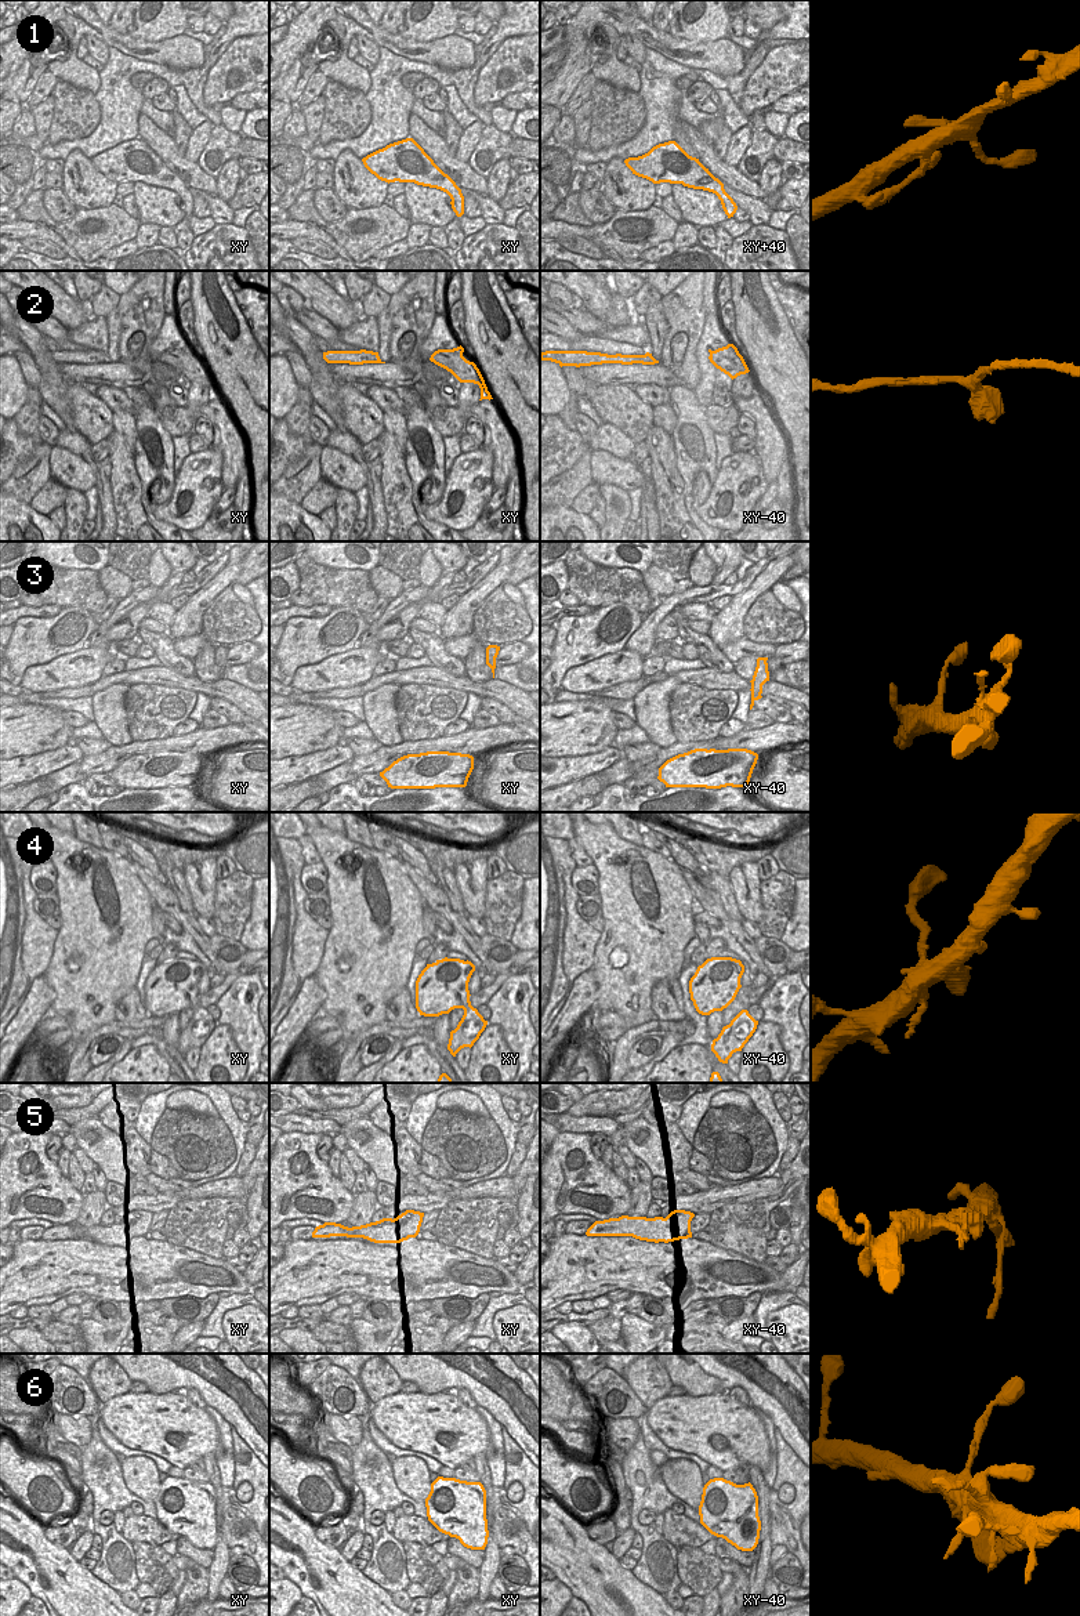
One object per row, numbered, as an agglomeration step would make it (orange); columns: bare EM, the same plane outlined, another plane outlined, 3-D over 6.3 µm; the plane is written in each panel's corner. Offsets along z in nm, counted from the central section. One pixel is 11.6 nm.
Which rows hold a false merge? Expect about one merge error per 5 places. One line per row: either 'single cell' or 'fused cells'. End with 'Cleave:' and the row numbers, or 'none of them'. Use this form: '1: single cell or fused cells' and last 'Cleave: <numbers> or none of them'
1: single cell
2: single cell
3: single cell
4: single cell
5: single cell
6: single cell
Cleave: none of them

